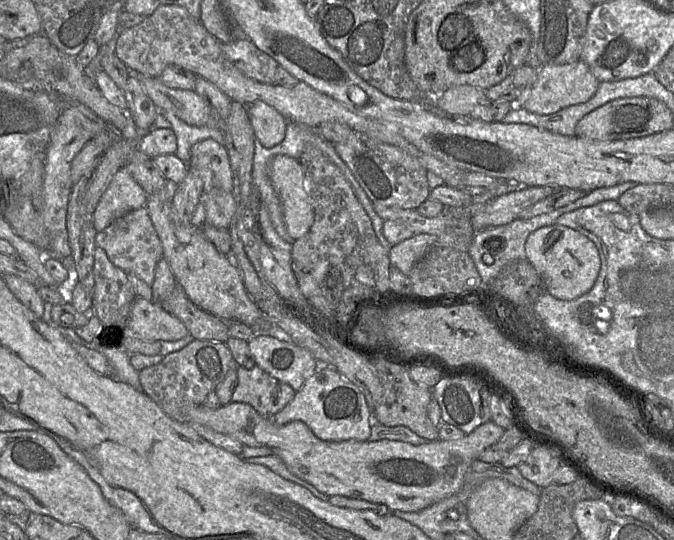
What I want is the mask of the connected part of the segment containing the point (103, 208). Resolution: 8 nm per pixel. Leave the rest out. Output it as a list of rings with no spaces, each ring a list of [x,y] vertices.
[[[121,168],[102,195],[94,212],[94,228],[103,231],[116,219],[146,206],[148,195],[126,168]]]

